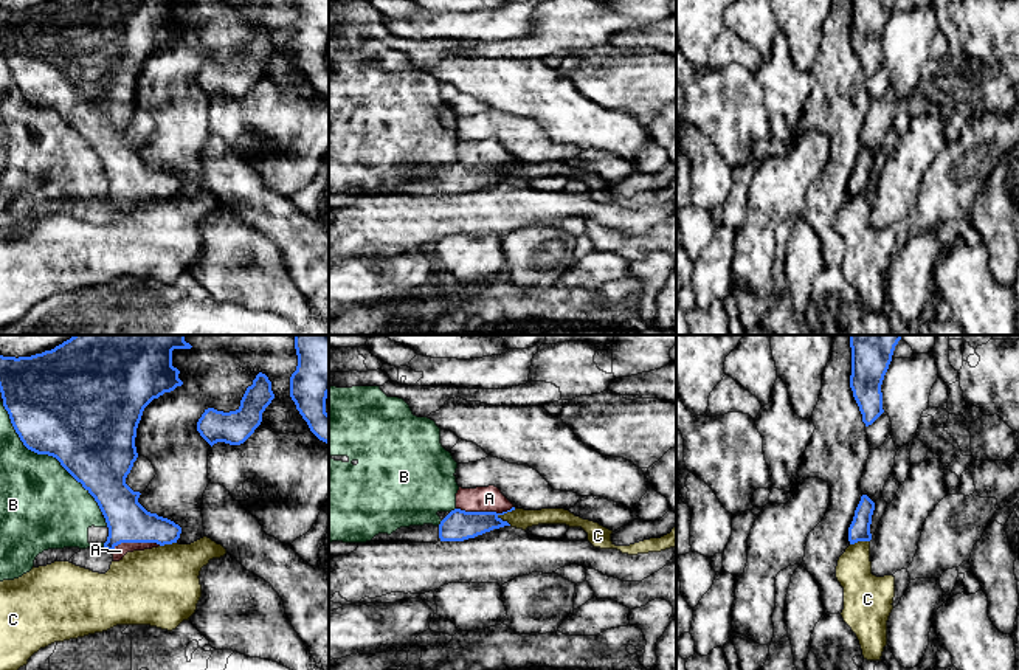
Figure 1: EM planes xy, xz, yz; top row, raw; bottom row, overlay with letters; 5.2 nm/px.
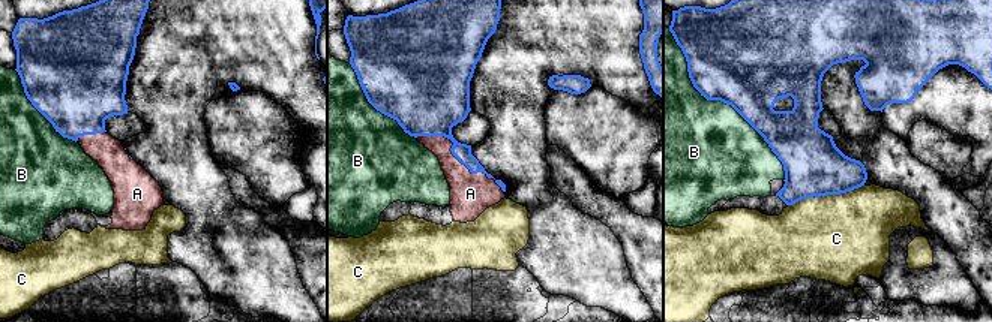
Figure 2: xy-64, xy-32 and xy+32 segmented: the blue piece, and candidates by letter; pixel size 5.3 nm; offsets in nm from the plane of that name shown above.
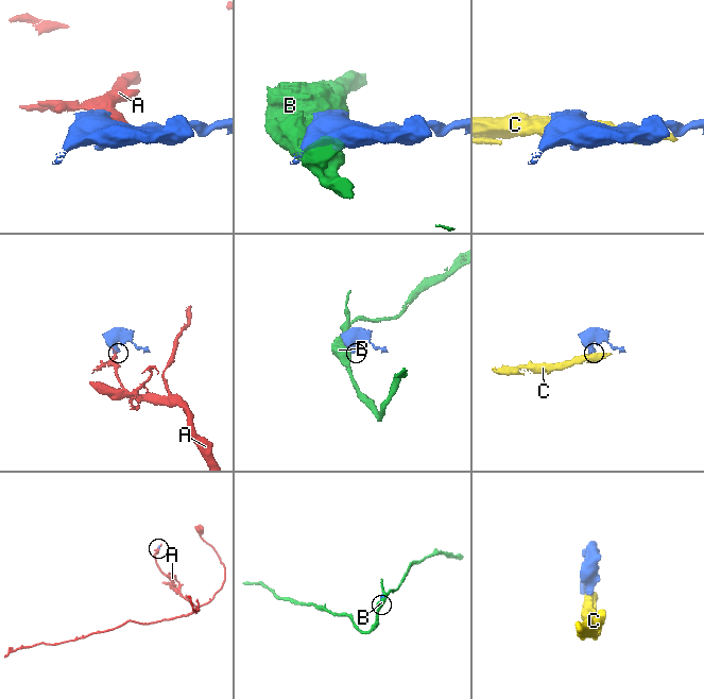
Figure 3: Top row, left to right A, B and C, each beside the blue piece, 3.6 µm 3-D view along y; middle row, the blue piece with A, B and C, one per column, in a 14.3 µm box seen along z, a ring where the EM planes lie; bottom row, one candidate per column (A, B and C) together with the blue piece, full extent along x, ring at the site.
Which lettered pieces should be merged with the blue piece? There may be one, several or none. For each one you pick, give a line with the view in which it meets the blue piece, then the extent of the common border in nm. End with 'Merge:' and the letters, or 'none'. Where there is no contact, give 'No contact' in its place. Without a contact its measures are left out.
A: Touches blue in xz. Shared border 300 nm
Merge: A

